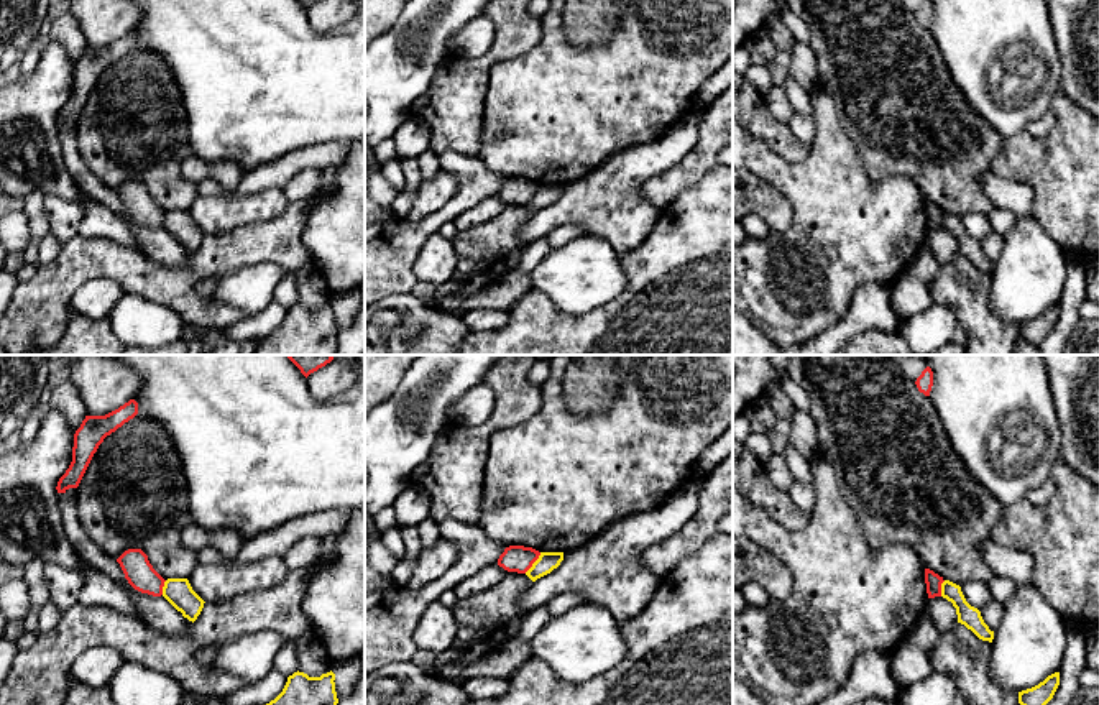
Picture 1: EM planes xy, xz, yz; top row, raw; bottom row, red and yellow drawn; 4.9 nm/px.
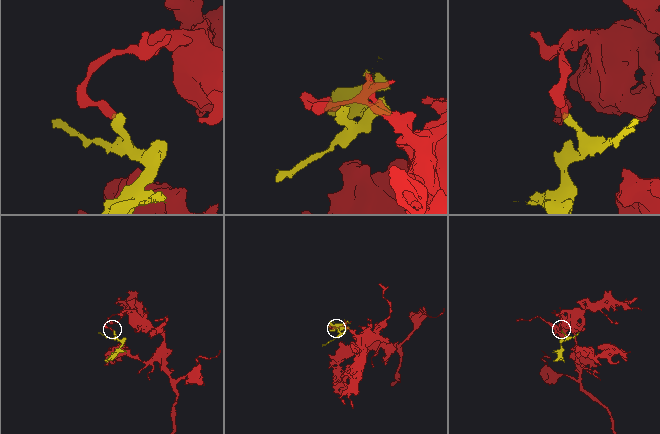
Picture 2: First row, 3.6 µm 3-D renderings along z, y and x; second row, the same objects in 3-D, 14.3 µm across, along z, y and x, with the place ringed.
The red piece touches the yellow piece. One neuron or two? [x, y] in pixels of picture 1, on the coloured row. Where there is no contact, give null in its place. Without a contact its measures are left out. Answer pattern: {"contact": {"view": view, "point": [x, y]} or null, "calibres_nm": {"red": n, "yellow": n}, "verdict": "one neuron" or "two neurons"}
{"contact": {"view": "xz", "point": [534, 561]}, "calibres_nm": {"red": 130, "yellow": 100}, "verdict": "two neurons"}

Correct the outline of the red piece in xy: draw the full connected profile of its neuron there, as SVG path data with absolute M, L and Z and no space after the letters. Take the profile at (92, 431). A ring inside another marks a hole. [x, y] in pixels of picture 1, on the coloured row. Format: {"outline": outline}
{"outline": "M130 399L105 416L85 416L80 427L74 434L72 462L57 482L57 493L66 493L69 488L77 488L103 439L136 414L138 403Z"}

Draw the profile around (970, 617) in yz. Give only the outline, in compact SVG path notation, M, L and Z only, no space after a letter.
M945 580L941 583L941 597L956 608L958 623L971 629L979 639L992 643L994 631L984 623L981 611L966 601L959 585Z

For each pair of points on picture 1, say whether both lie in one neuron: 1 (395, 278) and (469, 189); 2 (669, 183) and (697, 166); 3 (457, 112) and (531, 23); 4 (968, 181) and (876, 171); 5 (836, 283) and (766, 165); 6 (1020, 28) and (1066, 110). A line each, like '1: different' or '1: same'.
1: same
2: same
3: same
4: same
5: same
6: different

